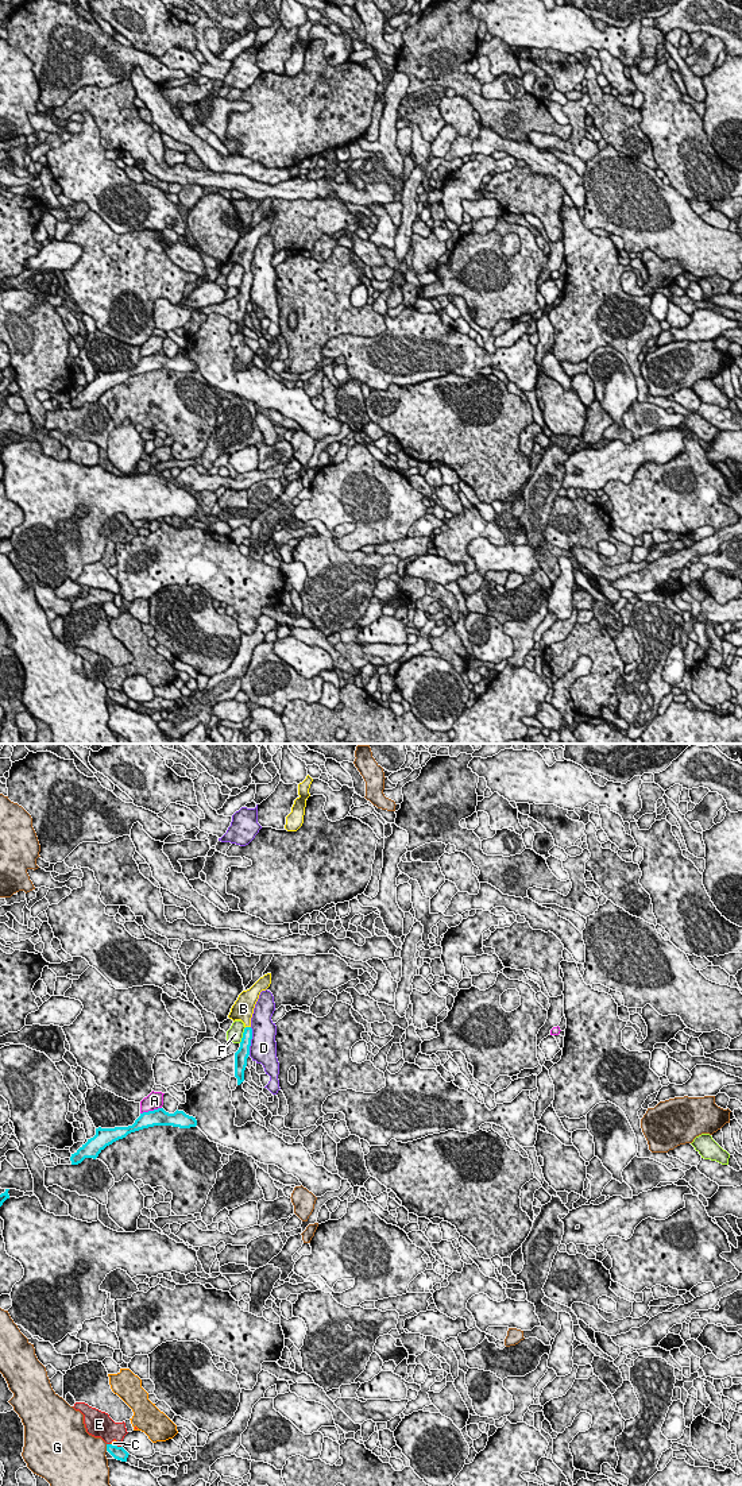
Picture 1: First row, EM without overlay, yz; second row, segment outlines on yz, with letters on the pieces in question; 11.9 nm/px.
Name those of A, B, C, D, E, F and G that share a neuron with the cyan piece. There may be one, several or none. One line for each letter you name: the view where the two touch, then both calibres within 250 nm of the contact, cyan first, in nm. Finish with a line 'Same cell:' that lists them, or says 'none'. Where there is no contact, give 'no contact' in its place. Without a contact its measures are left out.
B: meets cyan in yz; 130 nm thick on the cyan side, 260 nm on the other
Same cell: B

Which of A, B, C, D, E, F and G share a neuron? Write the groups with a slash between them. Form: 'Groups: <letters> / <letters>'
Groups: A / B / C E / D / F / G

